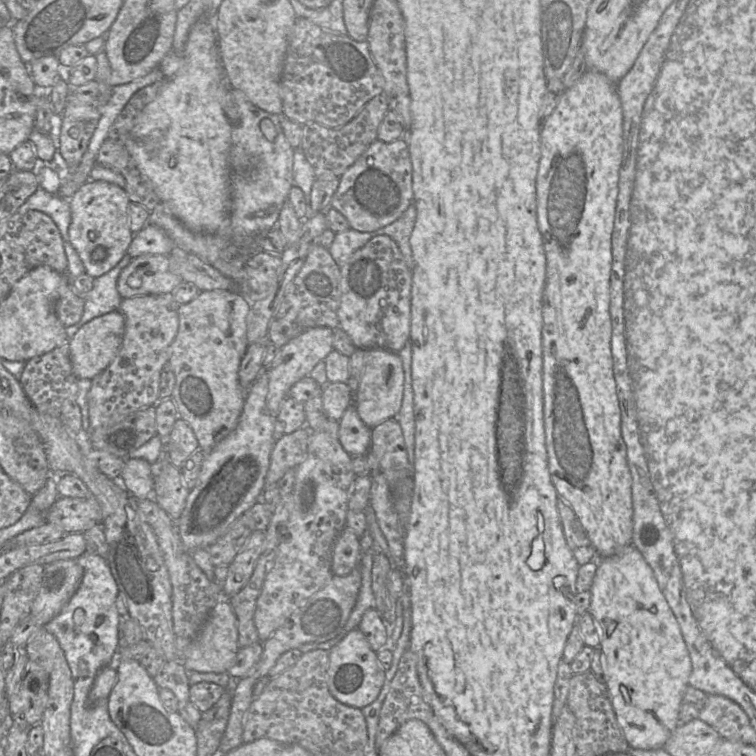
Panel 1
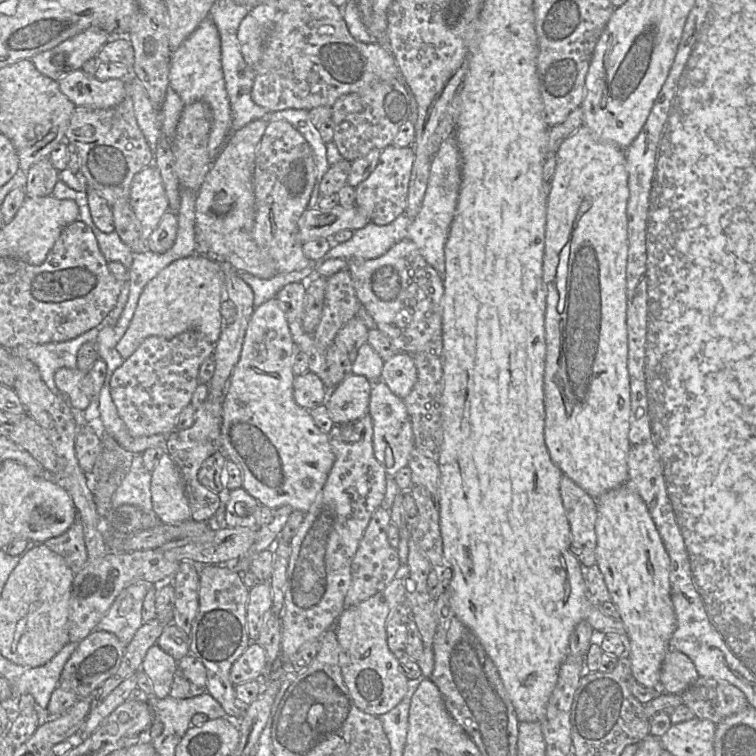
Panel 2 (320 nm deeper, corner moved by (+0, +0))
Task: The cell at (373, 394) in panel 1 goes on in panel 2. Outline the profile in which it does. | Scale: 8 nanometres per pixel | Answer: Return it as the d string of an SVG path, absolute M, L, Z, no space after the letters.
M397 352L384 362L380 380L399 398L405 399L418 379L418 371L412 355Z

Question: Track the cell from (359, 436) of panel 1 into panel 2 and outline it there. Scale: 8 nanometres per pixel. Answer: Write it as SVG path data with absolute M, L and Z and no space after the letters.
M382 381L374 382L371 389L368 415L373 421L373 451L376 460L389 478L407 467L415 448L410 417L405 401L397 397Z

